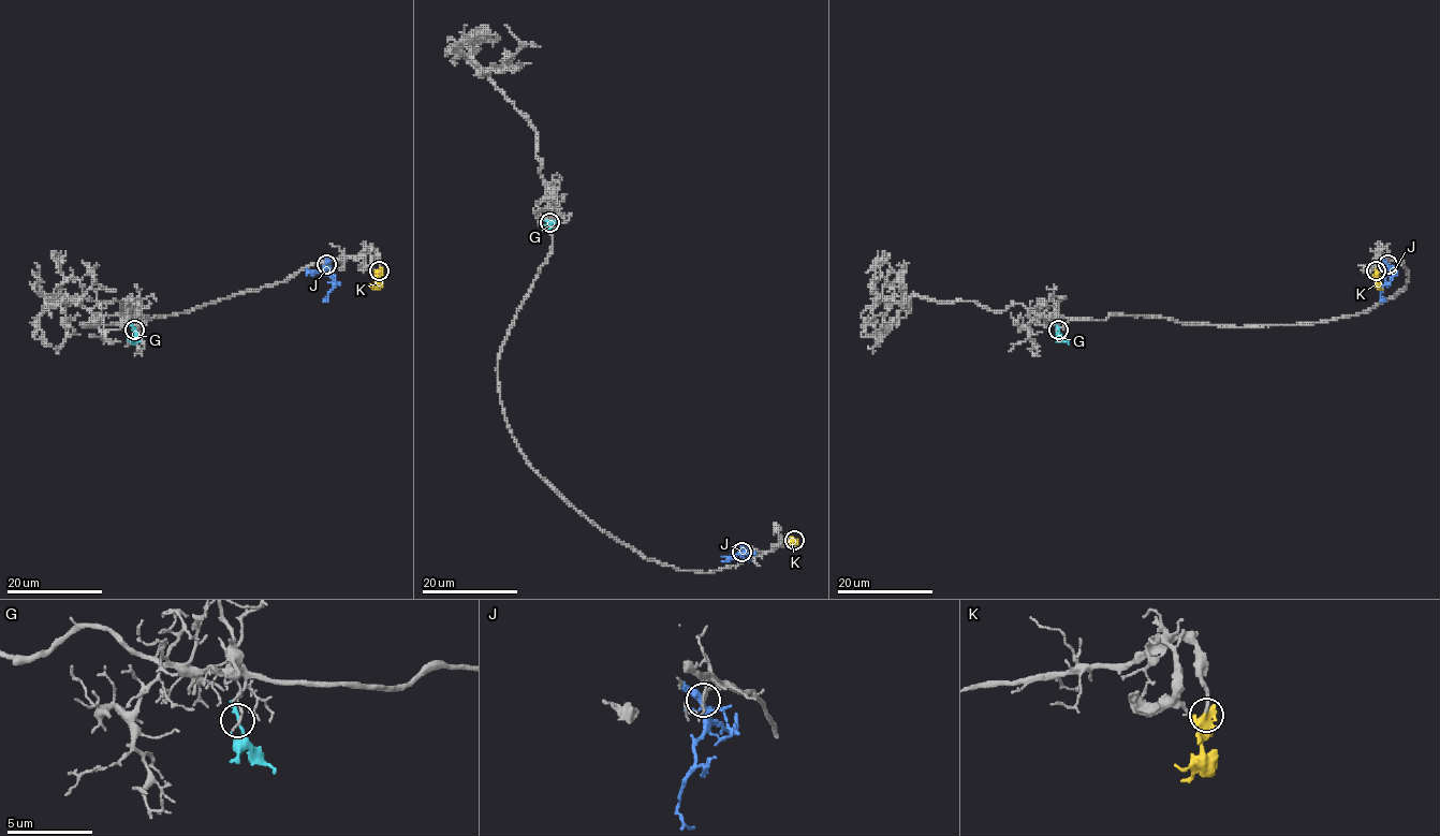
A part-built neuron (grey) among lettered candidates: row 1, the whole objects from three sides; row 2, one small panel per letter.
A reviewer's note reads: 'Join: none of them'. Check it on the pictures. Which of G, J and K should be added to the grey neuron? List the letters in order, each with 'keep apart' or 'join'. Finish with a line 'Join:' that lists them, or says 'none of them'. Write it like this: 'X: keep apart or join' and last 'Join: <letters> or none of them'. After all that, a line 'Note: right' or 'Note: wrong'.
G: keep apart
J: keep apart
K: join
Join: K
Note: wrong

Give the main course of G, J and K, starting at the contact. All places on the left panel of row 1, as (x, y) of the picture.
G: (134, 330), (134, 345)
J: (325, 265), (325, 273), (334, 284), (328, 297), (322, 299)
K: (379, 270), (378, 283), (372, 290)

